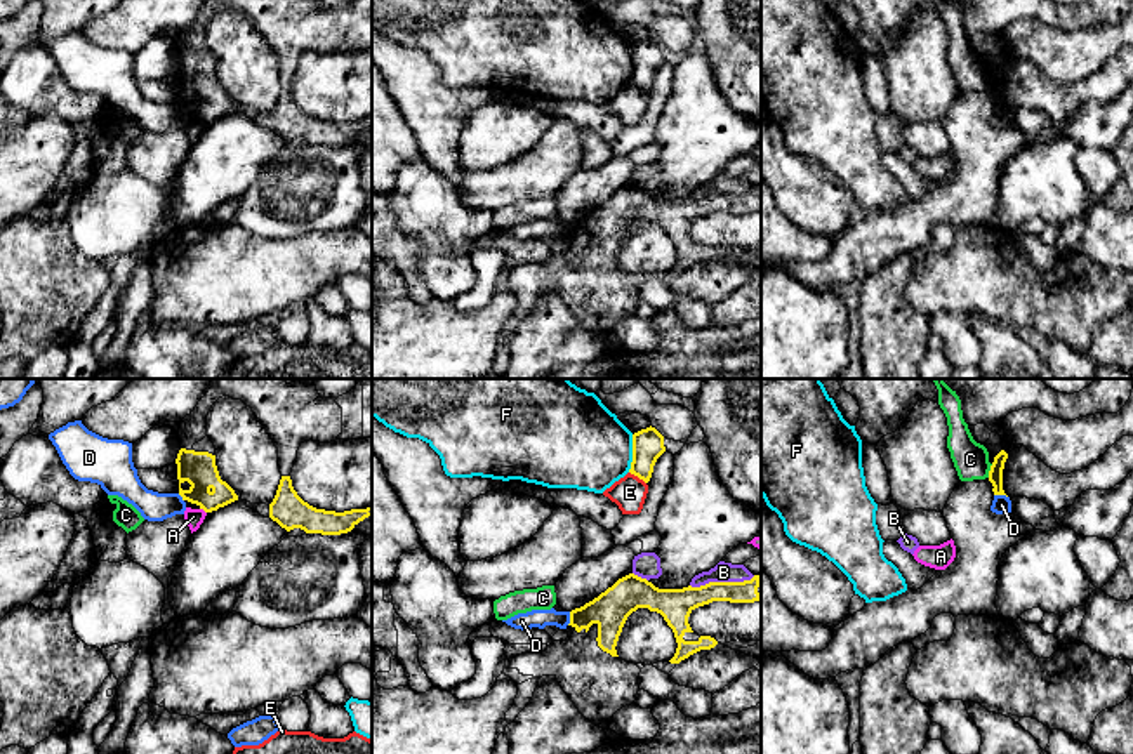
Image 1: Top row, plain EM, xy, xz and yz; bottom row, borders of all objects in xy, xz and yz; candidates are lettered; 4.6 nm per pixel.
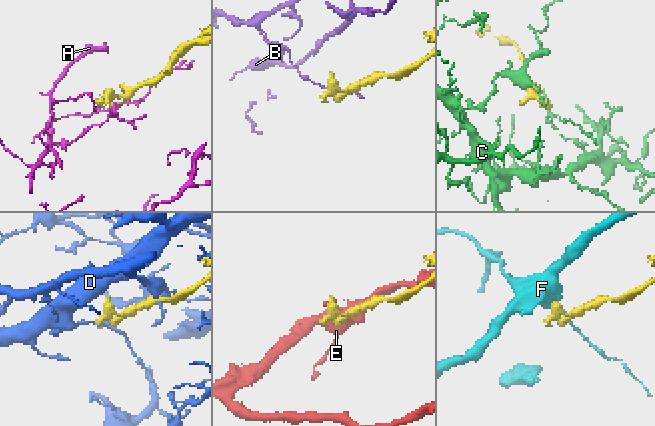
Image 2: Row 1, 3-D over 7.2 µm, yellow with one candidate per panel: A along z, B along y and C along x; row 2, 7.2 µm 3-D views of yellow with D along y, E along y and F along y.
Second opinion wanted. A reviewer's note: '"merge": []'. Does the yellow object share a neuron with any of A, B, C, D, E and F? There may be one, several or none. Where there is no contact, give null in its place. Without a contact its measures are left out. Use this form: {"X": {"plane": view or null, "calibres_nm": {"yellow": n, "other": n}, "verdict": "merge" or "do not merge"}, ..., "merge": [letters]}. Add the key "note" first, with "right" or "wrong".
{"note": "right", "A": {"plane": "xy", "calibres_nm": {"yellow": 160, "other": 80}, "verdict": "do not merge"}, "B": {"plane": "xz", "calibres_nm": {"yellow": 160, "other": 100}, "verdict": "do not merge"}, "C": {"plane": "yz", "calibres_nm": {"yellow": 60, "other": 160}, "verdict": "do not merge"}, "D": {"plane": "xz", "calibres_nm": {"yellow": 170, "other": 80}, "verdict": "do not merge"}, "E": {"plane": "xz", "calibres_nm": {"yellow": 140, "other": 160}, "verdict": "do not merge"}, "F": {"plane": "xz", "calibres_nm": {"yellow": 140, "other": 400}, "verdict": "do not merge"}, "merge": []}

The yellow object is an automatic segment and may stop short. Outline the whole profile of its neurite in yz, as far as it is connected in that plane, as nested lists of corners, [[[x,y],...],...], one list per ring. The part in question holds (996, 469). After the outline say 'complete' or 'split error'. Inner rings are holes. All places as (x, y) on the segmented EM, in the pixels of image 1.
[[[1003,424],[992,427],[1003,440],[1003,450],[994,457],[989,471],[994,495],[1027,497],[1043,500],[1053,511],[1065,509],[1086,490],[1110,490],[1133,471],[1133,436],[1123,436],[1098,460],[1086,469],[1060,474],[1030,453],[1024,445],[1010,445]]]; split error

